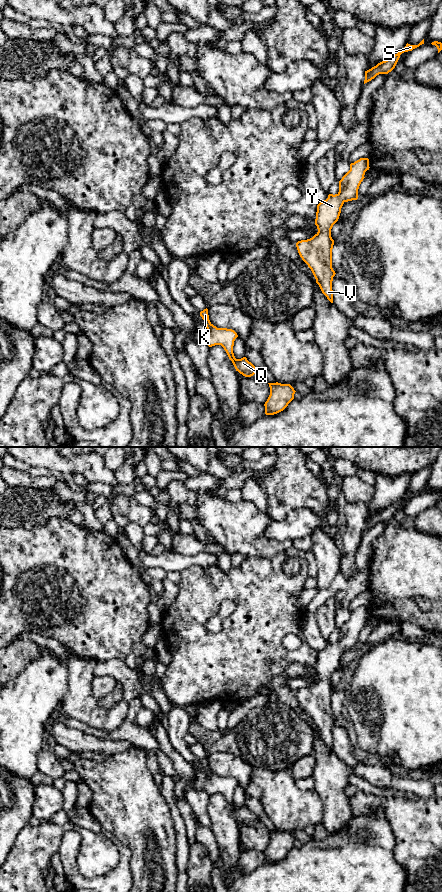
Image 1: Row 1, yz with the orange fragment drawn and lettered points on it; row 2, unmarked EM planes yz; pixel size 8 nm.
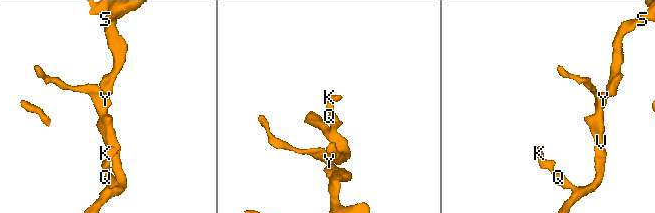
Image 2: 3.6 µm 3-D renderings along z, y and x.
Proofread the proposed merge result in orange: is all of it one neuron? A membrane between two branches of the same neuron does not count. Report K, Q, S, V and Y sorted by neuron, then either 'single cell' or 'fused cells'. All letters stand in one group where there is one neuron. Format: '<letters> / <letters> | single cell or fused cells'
K Q S V Y | single cell

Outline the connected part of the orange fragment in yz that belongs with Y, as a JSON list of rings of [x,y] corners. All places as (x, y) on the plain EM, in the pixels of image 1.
[[[360,606],[350,612],[350,618],[339,629],[339,640],[335,643],[329,642],[326,648],[317,653],[315,673],[317,674],[318,680],[312,686],[301,688],[296,691],[300,705],[311,717],[316,727],[316,731],[331,751],[333,751],[332,729],[336,722],[332,716],[332,697],[334,688],[331,685],[331,677],[339,667],[343,652],[358,647],[359,634],[365,626],[365,620],[369,618],[369,616],[368,606]]]

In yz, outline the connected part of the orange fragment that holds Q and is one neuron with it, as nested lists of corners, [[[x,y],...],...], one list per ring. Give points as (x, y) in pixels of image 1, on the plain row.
[[[208,757],[200,760],[200,764],[204,768],[207,776],[205,791],[209,794],[221,793],[226,799],[229,807],[232,809],[236,819],[245,825],[251,825],[254,822],[261,822],[260,818],[256,816],[246,805],[236,807],[233,801],[234,789],[238,785],[237,781],[232,777],[217,776],[214,774],[208,763]]]

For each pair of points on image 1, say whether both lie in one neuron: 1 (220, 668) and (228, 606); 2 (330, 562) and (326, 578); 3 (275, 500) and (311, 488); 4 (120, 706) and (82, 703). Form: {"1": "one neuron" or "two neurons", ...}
{"1": "two neurons", "2": "one neuron", "3": "one neuron", "4": "one neuron"}

